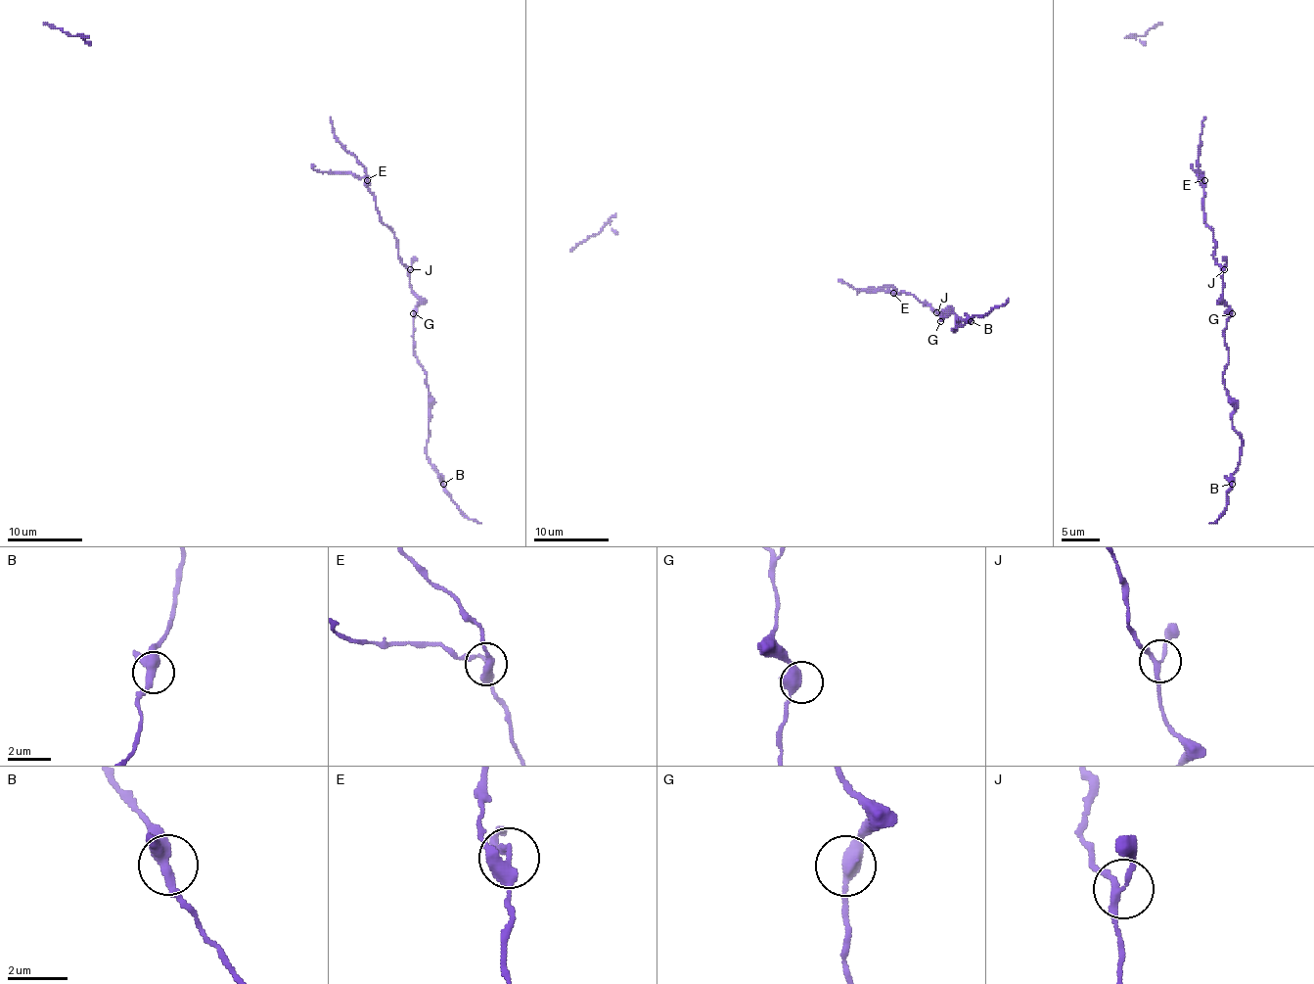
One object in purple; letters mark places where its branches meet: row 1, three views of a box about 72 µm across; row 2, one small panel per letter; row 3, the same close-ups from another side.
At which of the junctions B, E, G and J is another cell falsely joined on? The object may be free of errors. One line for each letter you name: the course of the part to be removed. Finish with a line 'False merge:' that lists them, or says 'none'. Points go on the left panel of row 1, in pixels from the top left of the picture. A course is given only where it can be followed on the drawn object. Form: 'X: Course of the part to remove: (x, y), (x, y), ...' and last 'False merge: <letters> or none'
E: Course of the part to remove: (366, 179), (351, 173), (315, 169), (311, 164)
False merge: E

